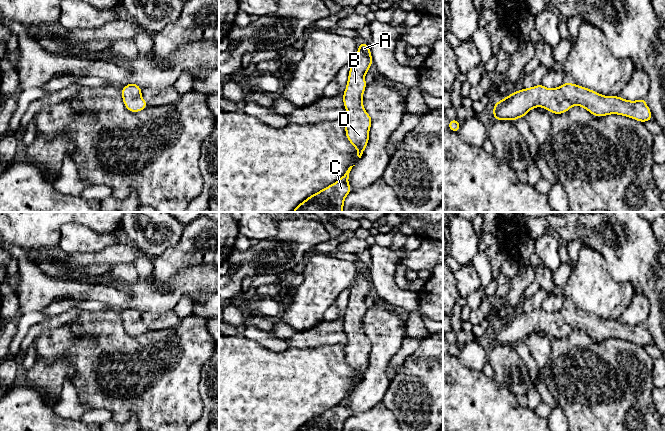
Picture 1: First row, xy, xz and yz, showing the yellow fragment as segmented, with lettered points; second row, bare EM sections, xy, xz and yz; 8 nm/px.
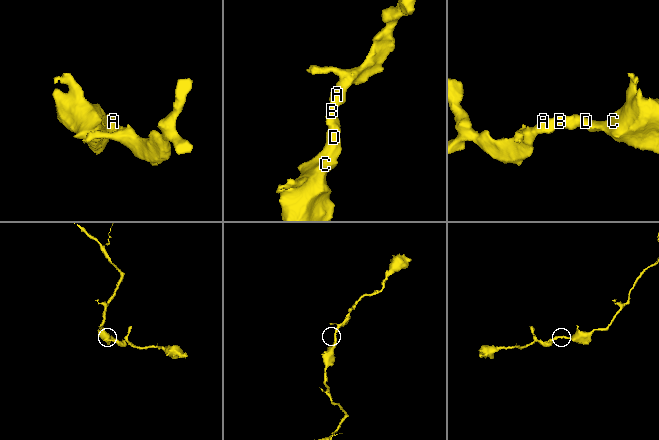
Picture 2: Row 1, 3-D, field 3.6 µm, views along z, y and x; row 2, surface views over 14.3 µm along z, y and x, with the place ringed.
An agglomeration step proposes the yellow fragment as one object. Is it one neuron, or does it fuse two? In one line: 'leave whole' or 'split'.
leave whole

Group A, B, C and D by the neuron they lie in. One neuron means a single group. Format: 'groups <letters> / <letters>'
groups A B C D

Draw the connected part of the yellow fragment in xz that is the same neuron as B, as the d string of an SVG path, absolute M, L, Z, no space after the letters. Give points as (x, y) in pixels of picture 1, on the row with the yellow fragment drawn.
M360 42L357 54L350 63L347 86L342 96L345 110L348 112L348 118L345 121L346 137L357 149L359 158L368 144L369 130L372 125L372 118L363 106L363 93L367 86L364 77L372 64L369 45Z

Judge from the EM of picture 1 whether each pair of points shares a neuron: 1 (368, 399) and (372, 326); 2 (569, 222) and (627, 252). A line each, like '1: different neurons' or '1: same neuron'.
1: same neuron
2: same neuron

